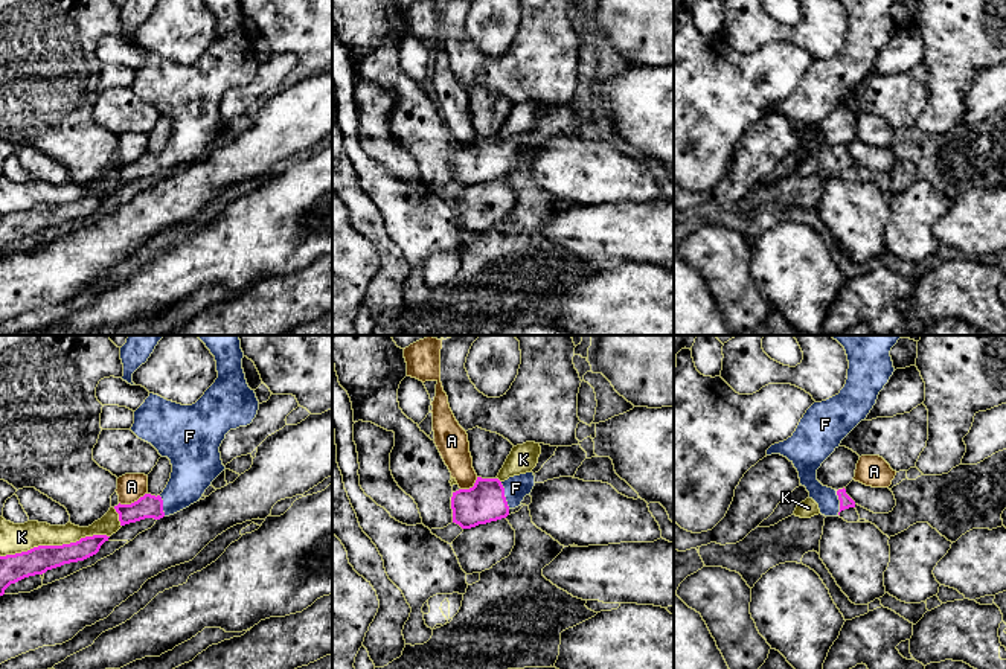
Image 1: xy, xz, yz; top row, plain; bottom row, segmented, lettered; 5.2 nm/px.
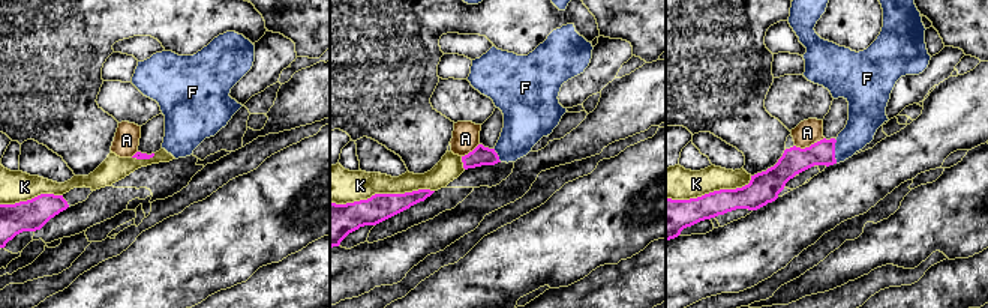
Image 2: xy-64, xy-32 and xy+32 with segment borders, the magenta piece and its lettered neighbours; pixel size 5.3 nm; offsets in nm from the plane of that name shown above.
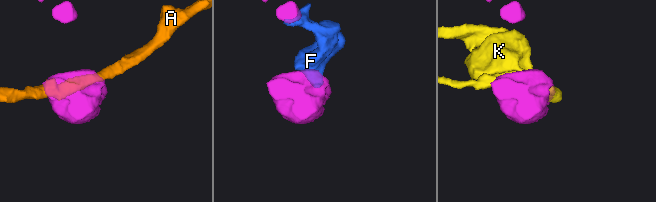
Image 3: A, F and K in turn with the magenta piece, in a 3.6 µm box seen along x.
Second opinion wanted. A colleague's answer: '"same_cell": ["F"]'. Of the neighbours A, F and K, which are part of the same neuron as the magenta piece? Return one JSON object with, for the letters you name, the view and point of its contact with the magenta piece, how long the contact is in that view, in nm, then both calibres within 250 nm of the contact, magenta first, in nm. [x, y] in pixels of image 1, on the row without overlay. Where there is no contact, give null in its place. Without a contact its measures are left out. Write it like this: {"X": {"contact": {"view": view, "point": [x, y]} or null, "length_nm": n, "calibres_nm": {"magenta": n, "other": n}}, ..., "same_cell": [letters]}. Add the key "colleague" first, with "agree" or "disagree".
{"colleague": "agree", "F": {"contact": {"view": "xz", "point": [503, 154]}, "length_nm": 150, "calibres_nm": {"magenta": 220, "other": 130}}, "same_cell": ["F"]}

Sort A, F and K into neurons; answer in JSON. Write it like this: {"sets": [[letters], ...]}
{"sets": [["A"], ["F"], ["K"]]}

